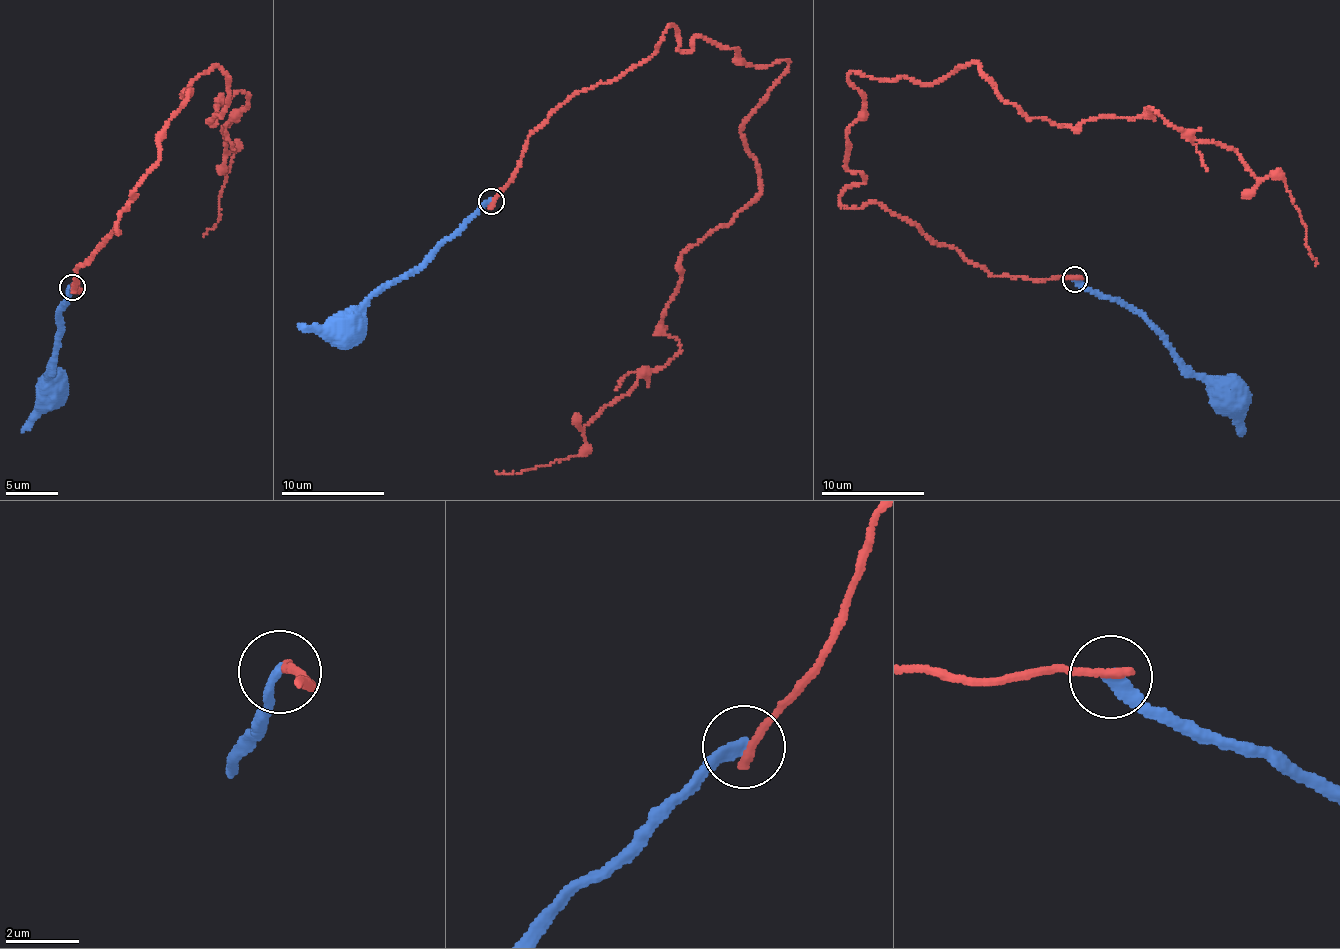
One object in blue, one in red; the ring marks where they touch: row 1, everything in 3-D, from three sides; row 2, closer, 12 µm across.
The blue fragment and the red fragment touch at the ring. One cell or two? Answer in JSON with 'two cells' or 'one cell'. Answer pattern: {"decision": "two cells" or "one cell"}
{"decision": "two cells"}

